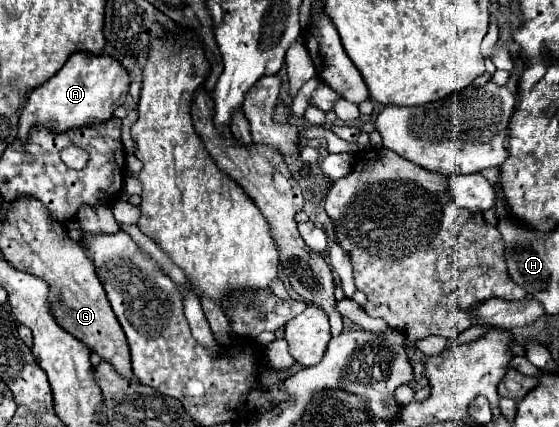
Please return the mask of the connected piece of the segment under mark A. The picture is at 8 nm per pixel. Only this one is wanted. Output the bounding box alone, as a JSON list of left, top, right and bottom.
[17,52,129,142]

